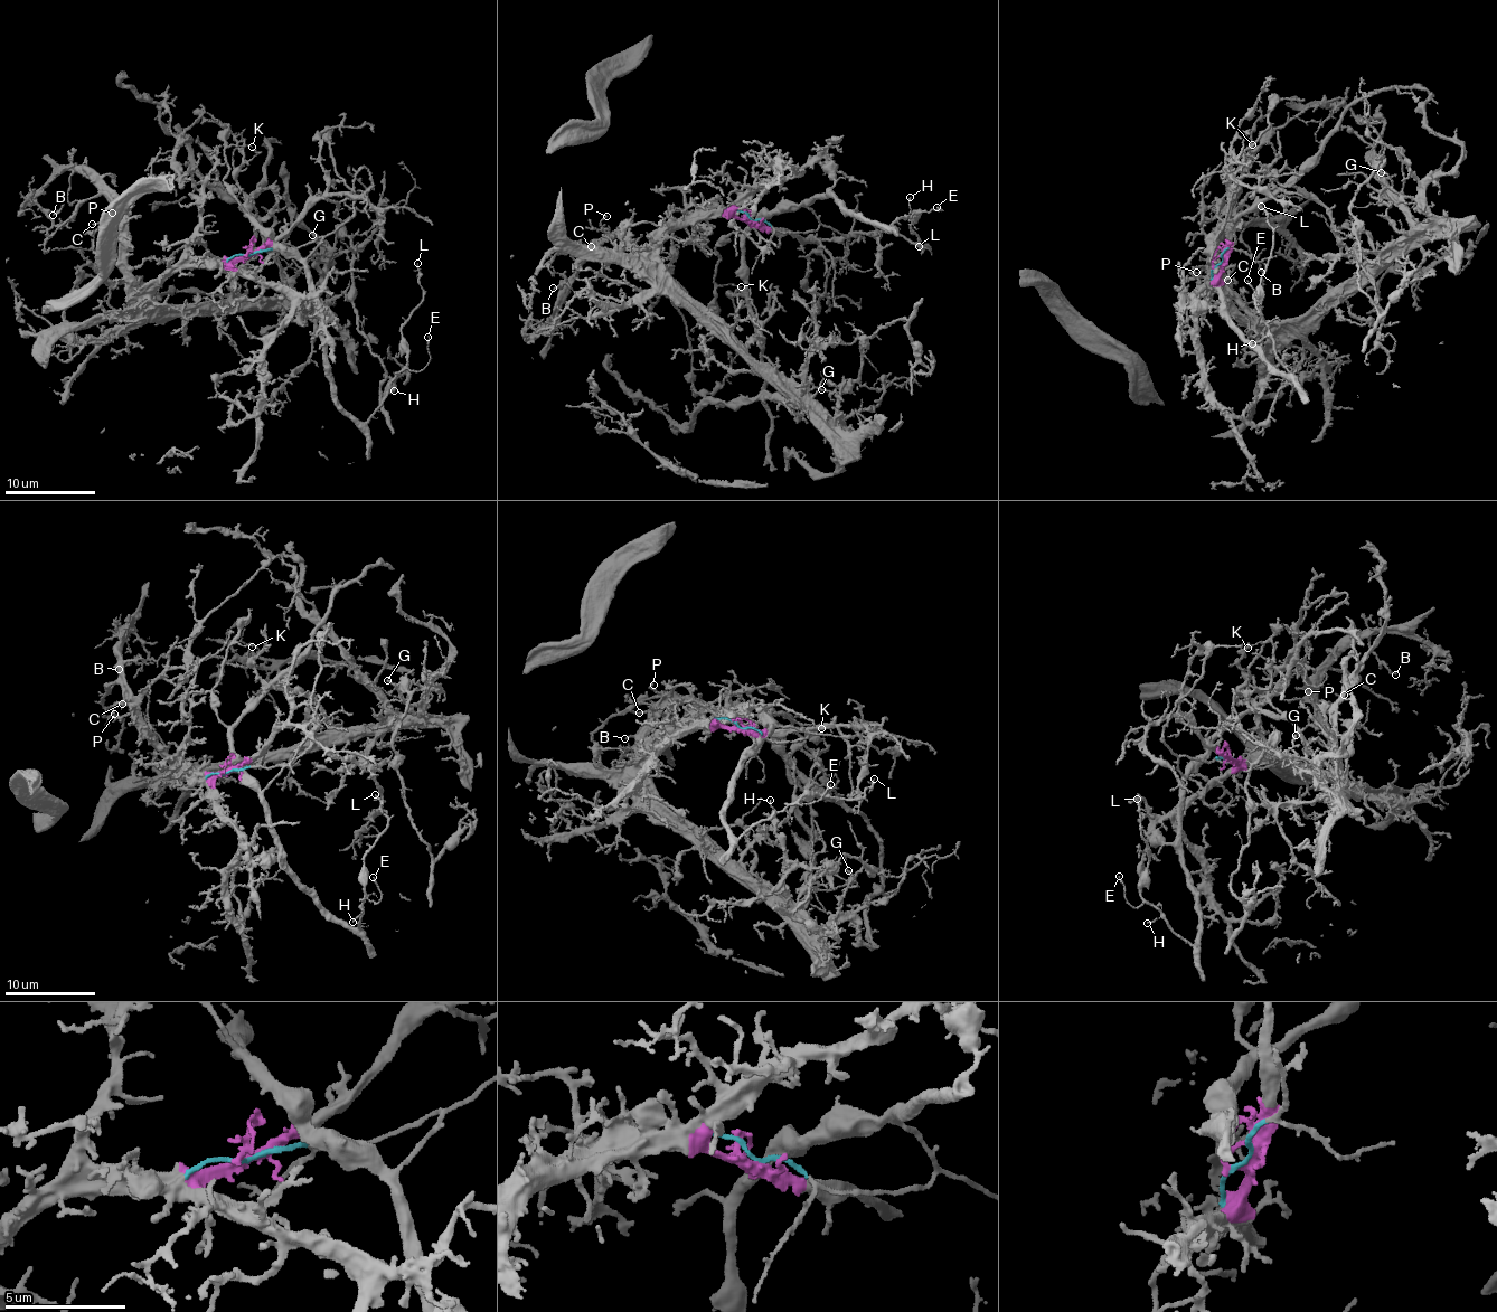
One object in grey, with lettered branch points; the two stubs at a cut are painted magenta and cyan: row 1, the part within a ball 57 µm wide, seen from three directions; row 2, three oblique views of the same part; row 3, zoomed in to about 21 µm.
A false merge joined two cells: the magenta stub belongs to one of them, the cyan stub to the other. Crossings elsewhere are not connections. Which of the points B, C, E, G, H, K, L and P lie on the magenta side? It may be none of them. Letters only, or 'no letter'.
B, C, G, P

